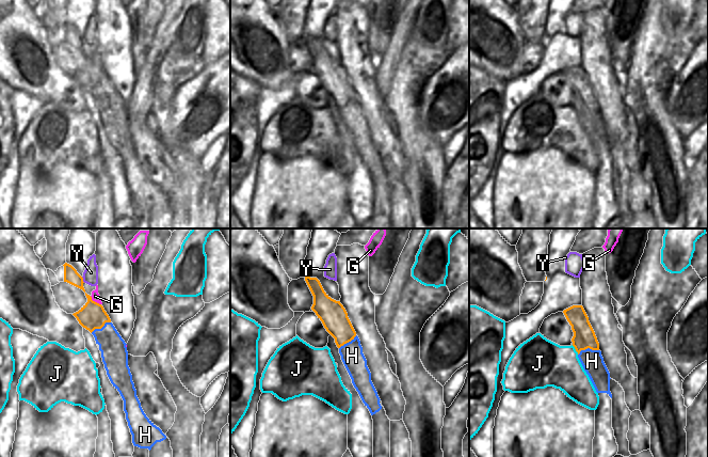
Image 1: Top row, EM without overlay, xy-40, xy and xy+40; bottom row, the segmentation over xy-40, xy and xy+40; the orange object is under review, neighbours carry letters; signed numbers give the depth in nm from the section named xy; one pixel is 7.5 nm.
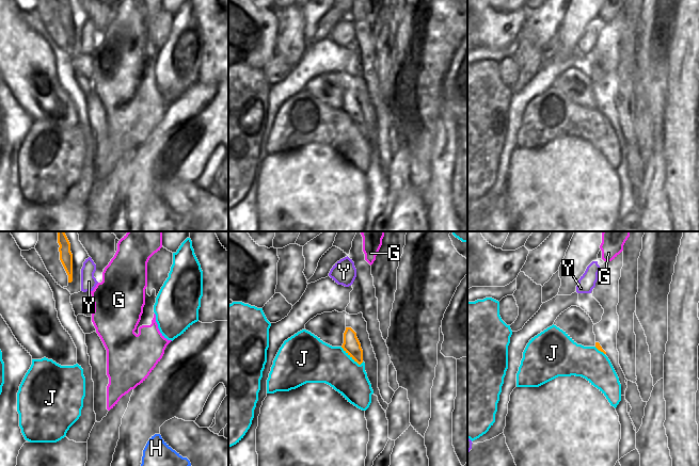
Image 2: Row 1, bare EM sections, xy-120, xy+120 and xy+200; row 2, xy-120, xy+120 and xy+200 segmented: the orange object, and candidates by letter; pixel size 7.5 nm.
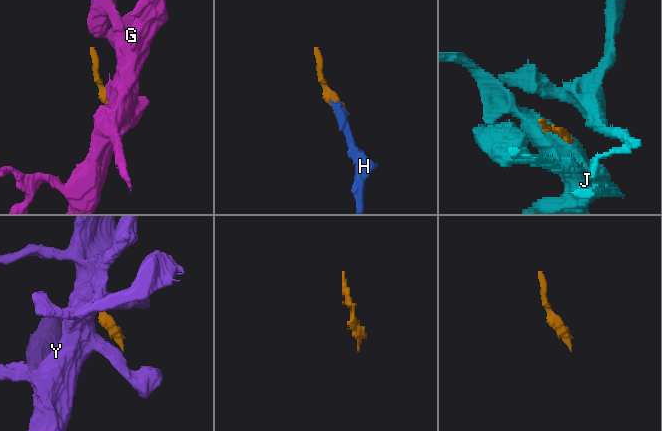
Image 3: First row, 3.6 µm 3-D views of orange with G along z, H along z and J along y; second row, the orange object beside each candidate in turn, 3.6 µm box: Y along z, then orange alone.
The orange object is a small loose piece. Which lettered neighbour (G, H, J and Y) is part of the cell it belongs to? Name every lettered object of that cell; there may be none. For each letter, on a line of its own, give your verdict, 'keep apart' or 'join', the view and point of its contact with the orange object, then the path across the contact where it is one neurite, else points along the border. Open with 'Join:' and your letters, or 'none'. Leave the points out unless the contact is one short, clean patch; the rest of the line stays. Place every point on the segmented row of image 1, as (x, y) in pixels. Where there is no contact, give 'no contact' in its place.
Join: H
G: keep apart; meets orange in xy-40 at (94, 301); border along xy-40 (90, 296), (100, 304)
H: join; meets orange in xy+40 at (588, 347)
J: keep apart; meets orange in xy+40 at (575, 348); border along xy+40 (572, 345), (578, 353)
Y: keep apart; meets orange in xy-40 at (82, 280); border along xy-40 (81, 277), (84, 282)

